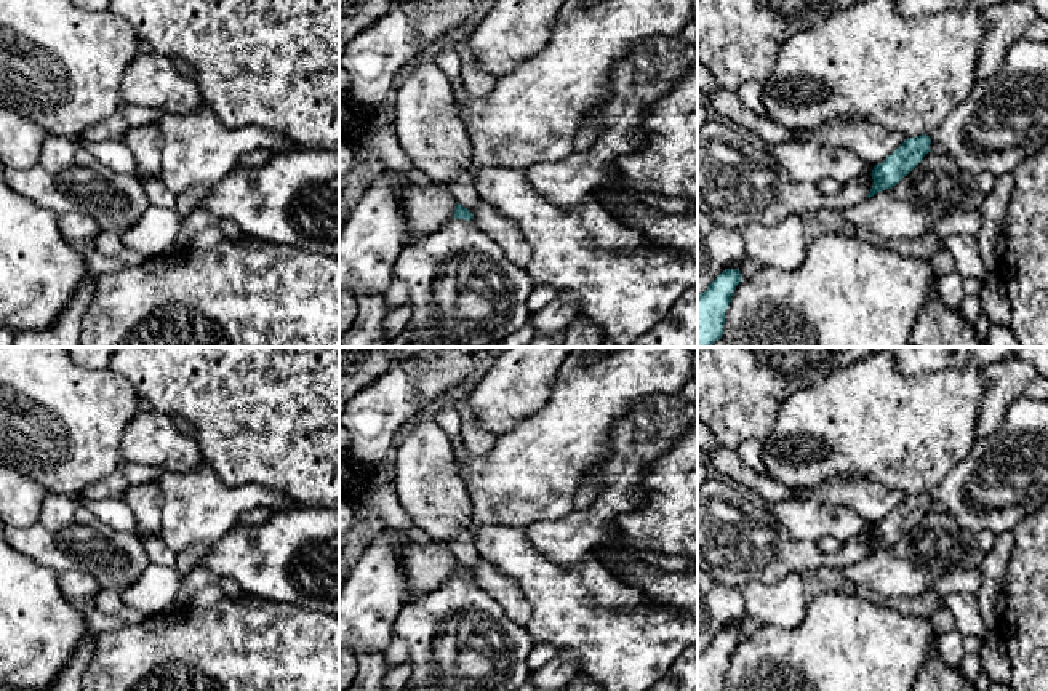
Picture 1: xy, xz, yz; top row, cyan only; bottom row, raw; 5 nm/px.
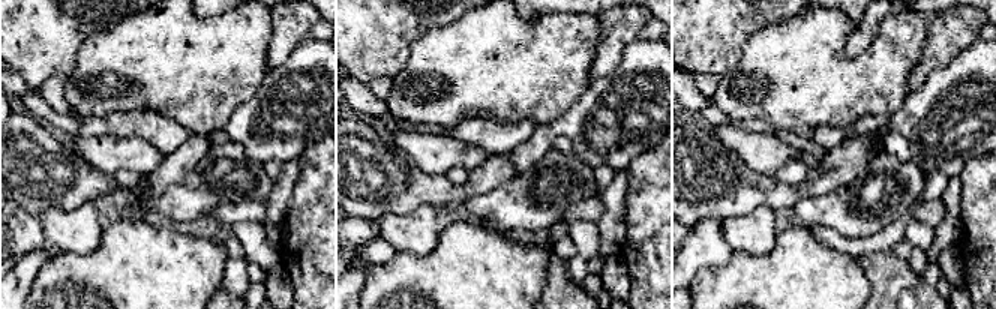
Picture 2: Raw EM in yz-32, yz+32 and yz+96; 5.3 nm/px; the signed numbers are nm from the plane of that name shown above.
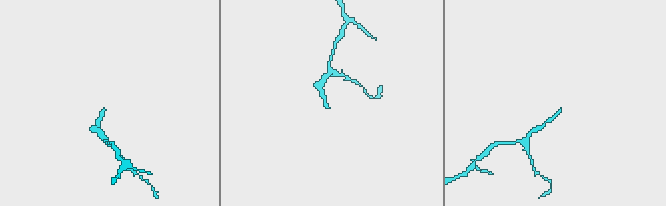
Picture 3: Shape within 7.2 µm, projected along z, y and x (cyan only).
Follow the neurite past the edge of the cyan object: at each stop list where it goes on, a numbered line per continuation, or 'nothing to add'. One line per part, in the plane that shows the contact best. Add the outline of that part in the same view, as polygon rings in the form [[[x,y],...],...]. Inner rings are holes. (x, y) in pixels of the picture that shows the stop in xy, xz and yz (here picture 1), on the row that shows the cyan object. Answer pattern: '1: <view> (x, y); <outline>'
1: xz (464, 291); [[[453,219],[443,230],[405,245],[394,266],[394,277],[403,280],[410,290],[411,317],[406,323],[410,342],[440,347],[490,347],[518,331],[531,315],[528,309],[528,298],[534,290],[531,277],[526,269],[512,264],[474,219]]]

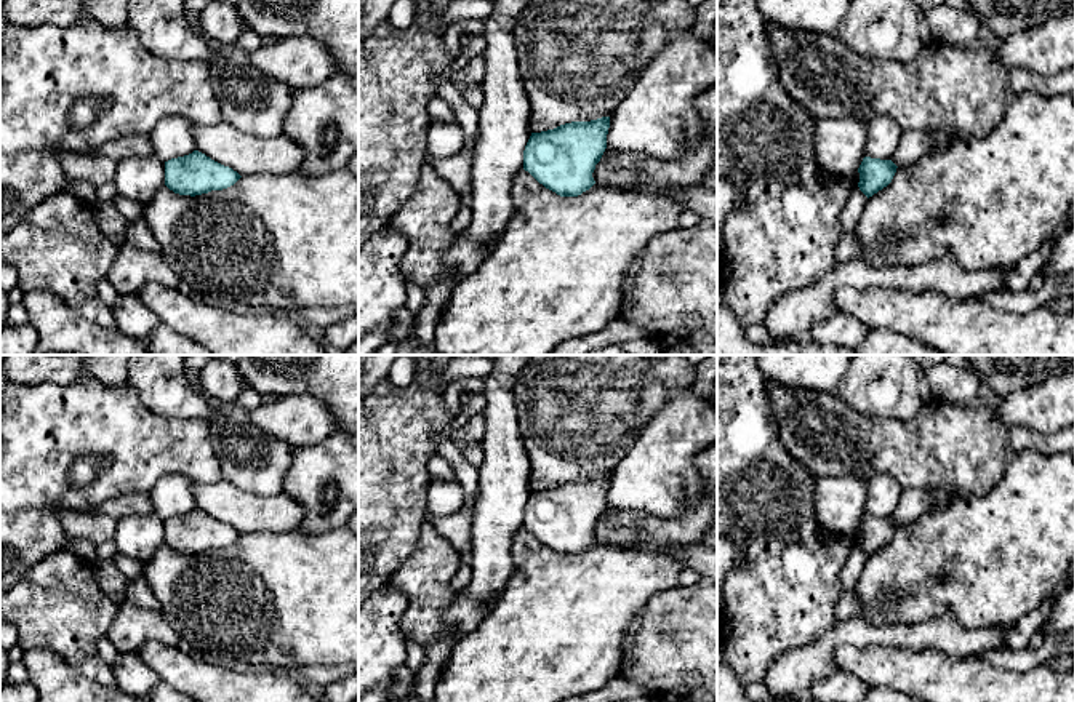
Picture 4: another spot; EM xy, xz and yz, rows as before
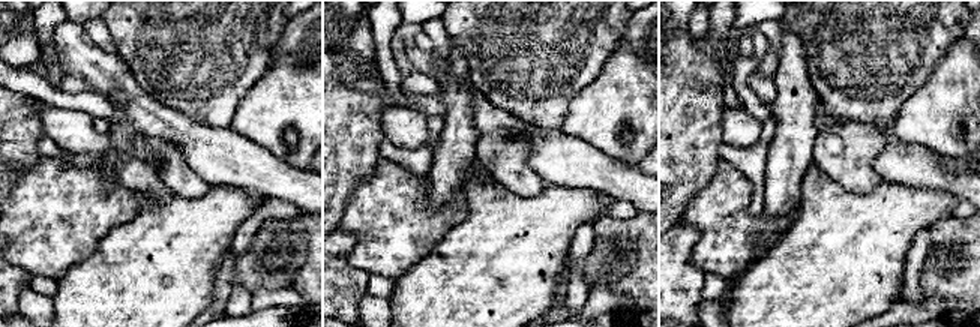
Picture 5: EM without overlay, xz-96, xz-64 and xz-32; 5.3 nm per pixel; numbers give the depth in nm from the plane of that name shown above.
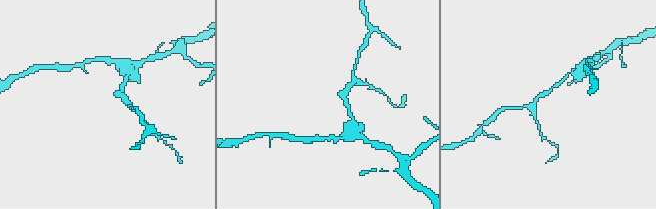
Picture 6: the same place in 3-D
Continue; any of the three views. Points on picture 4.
nothing to add

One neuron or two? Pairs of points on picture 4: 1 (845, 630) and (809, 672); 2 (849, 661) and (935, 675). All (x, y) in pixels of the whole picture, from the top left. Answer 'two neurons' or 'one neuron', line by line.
1: one neuron
2: one neuron

